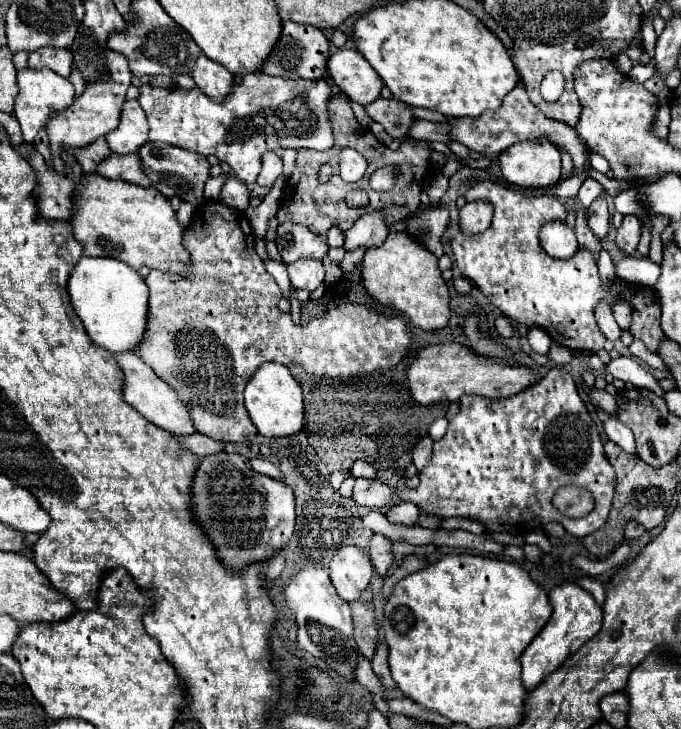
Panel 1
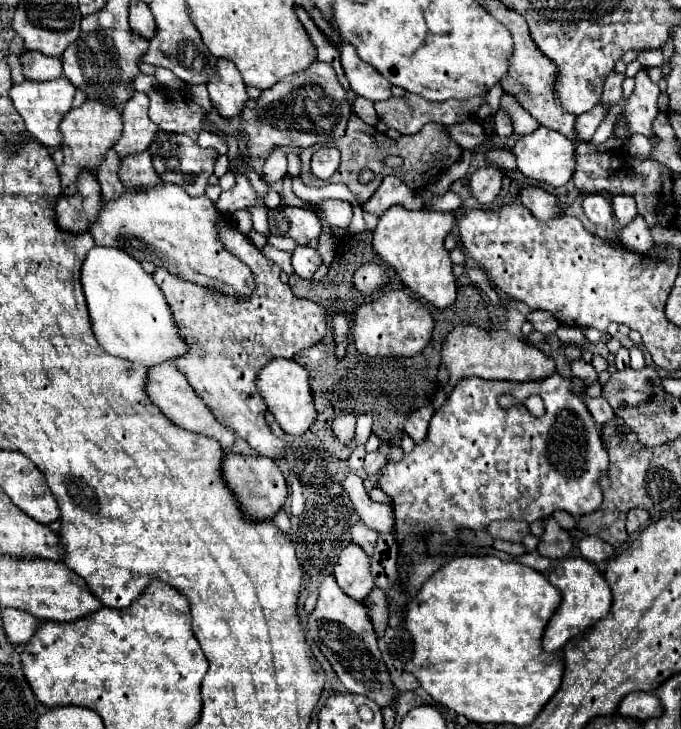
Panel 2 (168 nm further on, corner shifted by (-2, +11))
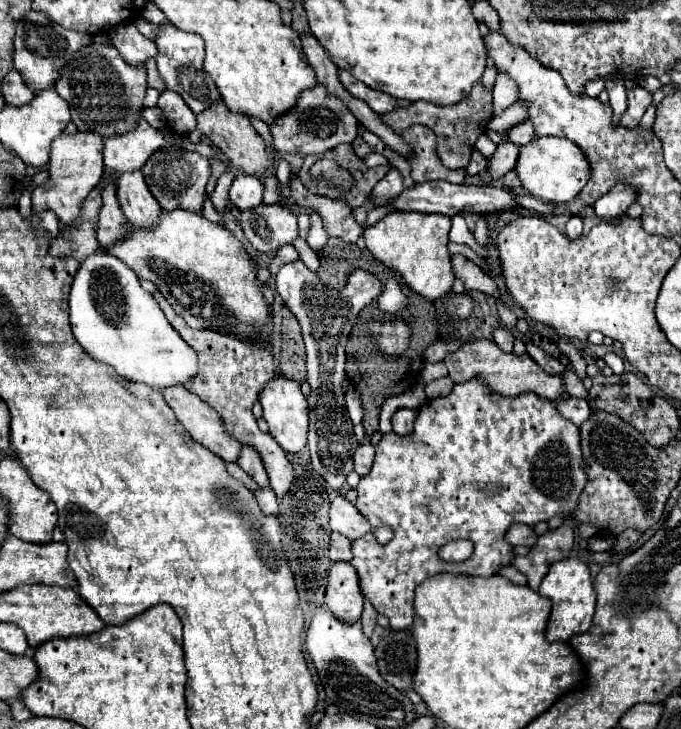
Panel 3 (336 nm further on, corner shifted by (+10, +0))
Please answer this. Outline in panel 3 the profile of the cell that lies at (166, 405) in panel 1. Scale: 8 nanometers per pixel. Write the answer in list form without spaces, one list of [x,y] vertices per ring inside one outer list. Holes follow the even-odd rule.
[[[168,387],[168,389],[162,391],[162,395],[164,395],[166,403],[172,407],[172,411],[176,413],[176,419],[182,423],[182,427],[190,433],[190,437],[192,437],[196,443],[204,445],[206,449],[210,449],[212,453],[216,453],[218,457],[222,457],[222,459],[228,461],[228,463],[230,463],[230,461],[238,461],[242,445],[240,445],[236,439],[232,439],[232,435],[228,435],[228,431],[226,431],[222,419],[216,415],[216,411],[214,411],[210,405],[206,405],[204,401],[200,401],[198,395],[186,391],[184,387]]]

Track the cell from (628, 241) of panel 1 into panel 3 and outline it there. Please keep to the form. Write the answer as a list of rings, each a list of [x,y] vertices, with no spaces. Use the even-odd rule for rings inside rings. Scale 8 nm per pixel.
[[[616,183],[608,195],[602,195],[592,207],[602,221],[616,219],[636,201],[636,187],[628,187],[628,183]]]

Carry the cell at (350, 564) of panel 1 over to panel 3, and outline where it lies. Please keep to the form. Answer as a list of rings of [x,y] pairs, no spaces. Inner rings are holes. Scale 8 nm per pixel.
[[[334,563],[330,567],[324,603],[340,621],[356,623],[360,619],[364,595],[358,587],[356,569],[350,563]]]

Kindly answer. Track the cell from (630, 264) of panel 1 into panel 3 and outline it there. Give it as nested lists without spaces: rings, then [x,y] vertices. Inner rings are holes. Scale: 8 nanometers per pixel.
[[[578,215],[570,217],[570,221],[566,223],[564,235],[566,235],[566,239],[578,239],[582,235],[582,219]]]

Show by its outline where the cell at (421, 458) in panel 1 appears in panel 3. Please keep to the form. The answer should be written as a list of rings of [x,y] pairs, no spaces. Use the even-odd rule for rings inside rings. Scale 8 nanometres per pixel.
[[[398,409],[392,417],[392,427],[394,433],[398,435],[410,435],[414,429],[414,419],[416,419],[416,411],[414,409]]]

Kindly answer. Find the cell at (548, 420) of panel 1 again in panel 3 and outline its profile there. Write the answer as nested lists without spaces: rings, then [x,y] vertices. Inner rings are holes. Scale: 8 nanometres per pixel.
[[[468,379],[460,385],[456,383],[446,397],[420,405],[412,435],[382,435],[376,445],[374,465],[356,487],[358,499],[354,505],[368,523],[372,527],[382,523],[394,531],[394,539],[384,547],[372,533],[352,541],[354,559],[350,563],[358,573],[362,595],[378,613],[390,619],[392,629],[410,629],[414,621],[414,589],[422,581],[436,573],[474,577],[496,575],[502,567],[512,565],[514,559],[514,555],[506,555],[504,541],[510,525],[536,525],[540,521],[550,521],[554,515],[574,513],[584,485],[586,471],[580,453],[578,427],[564,419],[552,401],[534,395],[532,391],[518,397],[504,397],[490,391],[482,379]],[[454,539],[468,539],[474,543],[470,559],[446,563],[438,557],[438,549]]]

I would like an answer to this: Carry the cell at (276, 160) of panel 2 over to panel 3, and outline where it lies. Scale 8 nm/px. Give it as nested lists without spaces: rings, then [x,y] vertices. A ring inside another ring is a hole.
[[[238,175],[230,187],[230,203],[236,205],[240,211],[258,207],[262,203],[262,181],[252,175]]]

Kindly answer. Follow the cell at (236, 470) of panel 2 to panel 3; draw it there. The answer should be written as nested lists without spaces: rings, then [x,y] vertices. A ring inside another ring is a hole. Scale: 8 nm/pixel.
[[[242,447],[242,455],[238,459],[238,465],[250,473],[250,477],[258,483],[258,485],[268,485],[268,475],[264,471],[264,463],[260,459],[260,453],[254,447]]]

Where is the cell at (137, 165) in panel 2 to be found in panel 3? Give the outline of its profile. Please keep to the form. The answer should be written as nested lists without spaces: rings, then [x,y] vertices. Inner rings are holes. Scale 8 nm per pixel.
[[[142,171],[122,173],[116,187],[116,195],[126,219],[132,223],[134,229],[150,231],[152,227],[156,227],[156,223],[160,223],[162,209],[148,191]]]

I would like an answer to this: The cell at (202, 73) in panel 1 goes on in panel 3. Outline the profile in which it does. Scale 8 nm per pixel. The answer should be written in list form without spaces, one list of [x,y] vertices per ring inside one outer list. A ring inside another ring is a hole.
[[[218,101],[216,105],[212,105],[210,109],[206,109],[204,113],[198,115],[198,129],[188,134],[188,138],[193,143],[199,143],[200,136],[208,139],[210,143],[214,143],[228,157],[230,169],[218,179],[218,185],[214,189],[214,195],[210,195],[210,199],[212,199],[212,203],[218,209],[220,215],[224,215],[226,201],[228,201],[228,189],[230,189],[230,185],[232,185],[232,181],[234,181],[234,177],[236,177],[238,171],[250,173],[250,175],[258,177],[264,183],[264,204],[282,203],[282,197],[284,195],[280,191],[280,181],[272,173],[272,169],[276,167],[276,161],[268,155],[264,139],[256,133],[256,129],[252,127],[252,123],[250,123],[250,119],[246,115],[232,113],[222,101]]]

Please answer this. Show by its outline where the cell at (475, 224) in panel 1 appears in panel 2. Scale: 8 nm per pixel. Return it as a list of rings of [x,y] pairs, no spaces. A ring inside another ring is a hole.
[[[496,166],[480,168],[470,178],[470,192],[480,204],[492,204],[502,188],[502,172]]]

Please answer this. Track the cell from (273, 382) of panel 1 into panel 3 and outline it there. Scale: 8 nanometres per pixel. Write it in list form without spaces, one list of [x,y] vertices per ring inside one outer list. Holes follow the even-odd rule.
[[[276,377],[262,389],[260,403],[264,409],[264,419],[268,423],[270,435],[286,453],[298,453],[306,445],[308,431],[308,403],[300,391],[300,383],[286,377]]]

